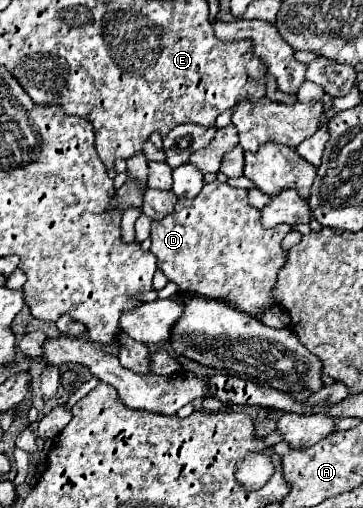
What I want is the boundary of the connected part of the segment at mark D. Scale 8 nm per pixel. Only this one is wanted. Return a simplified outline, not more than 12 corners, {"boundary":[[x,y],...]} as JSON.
{"boundary":[[207,183],[151,225],[181,291],[273,305],[289,225]]}

